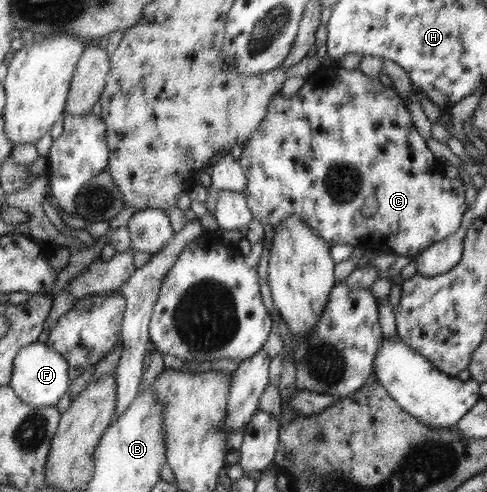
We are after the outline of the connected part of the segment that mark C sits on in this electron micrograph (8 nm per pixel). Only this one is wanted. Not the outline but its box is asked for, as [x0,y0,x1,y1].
[239,66,467,256]

